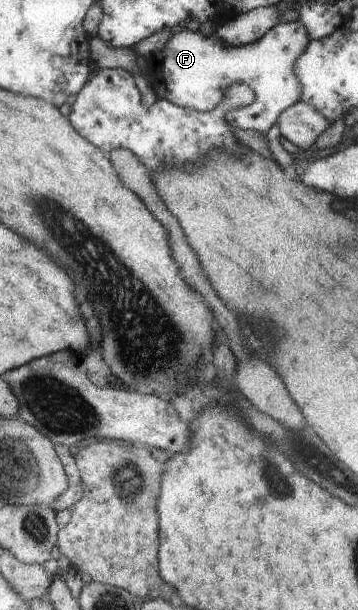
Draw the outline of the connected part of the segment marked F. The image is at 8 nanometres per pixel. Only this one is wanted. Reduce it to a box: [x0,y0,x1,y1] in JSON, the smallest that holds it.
[148,20,310,136]

